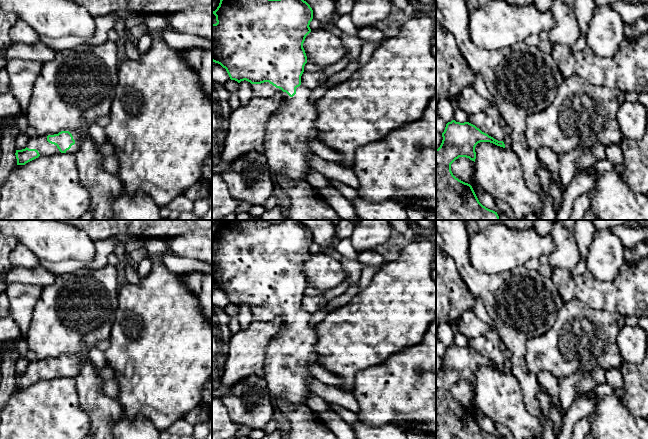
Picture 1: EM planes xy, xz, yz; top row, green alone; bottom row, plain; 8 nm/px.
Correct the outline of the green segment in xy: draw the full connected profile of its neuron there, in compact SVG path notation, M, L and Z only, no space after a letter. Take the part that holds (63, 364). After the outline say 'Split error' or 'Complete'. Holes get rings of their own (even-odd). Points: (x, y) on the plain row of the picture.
M77 352L73 355L61 355L54 359L31 361L25 373L16 374L17 389L25 389L39 380L51 380L59 377L76 378L82 363L87 359L87 354Z. Split error

